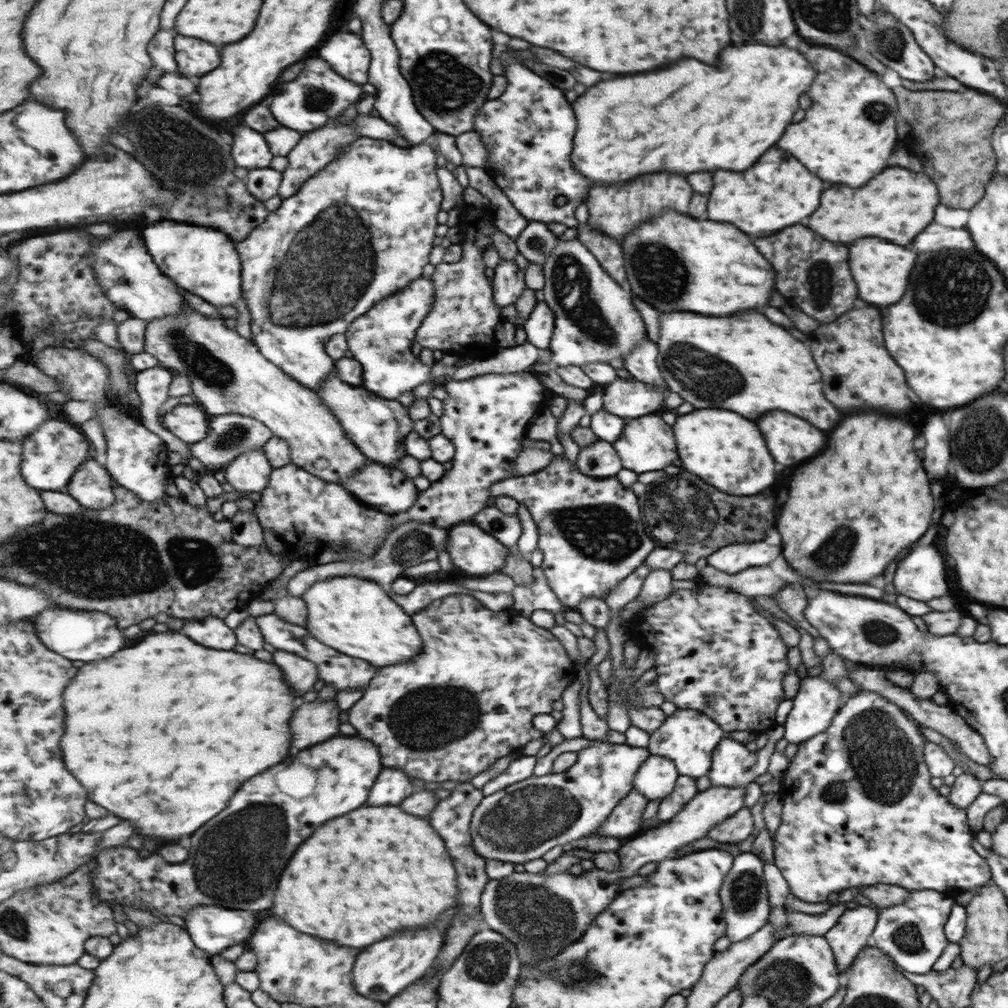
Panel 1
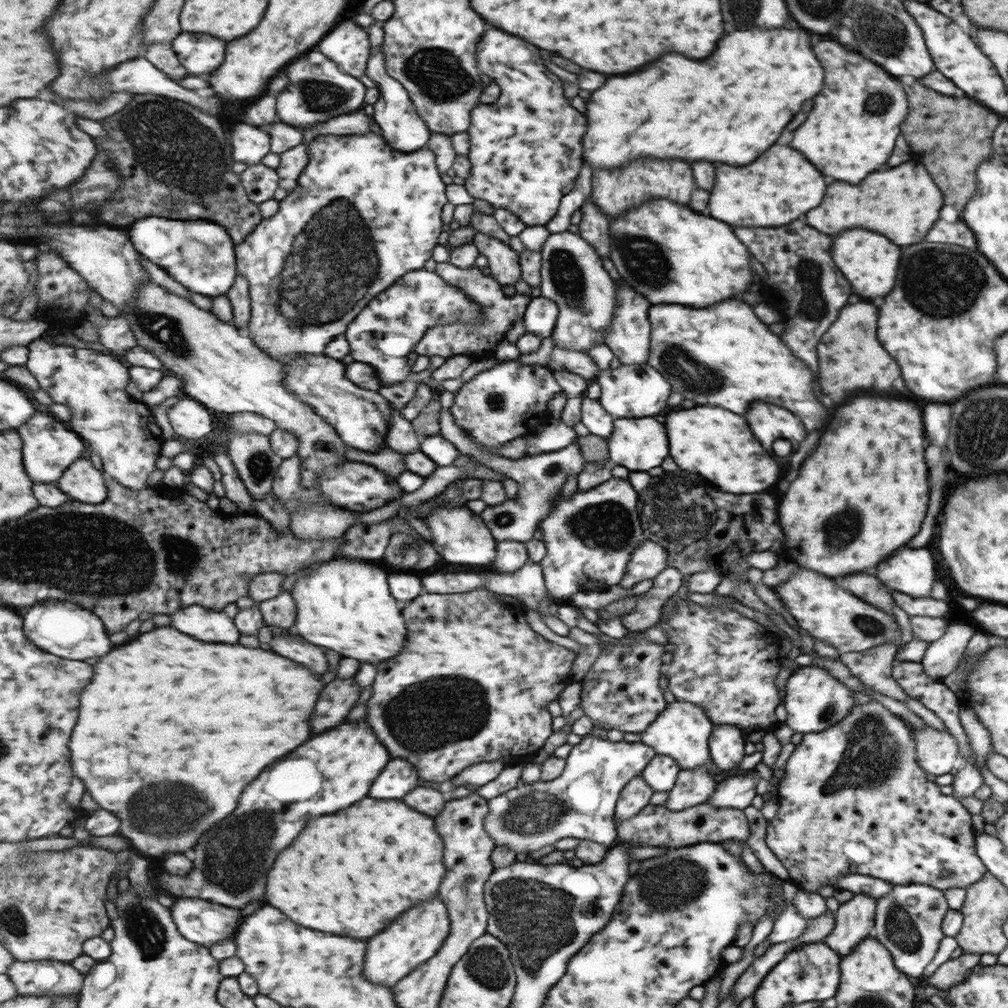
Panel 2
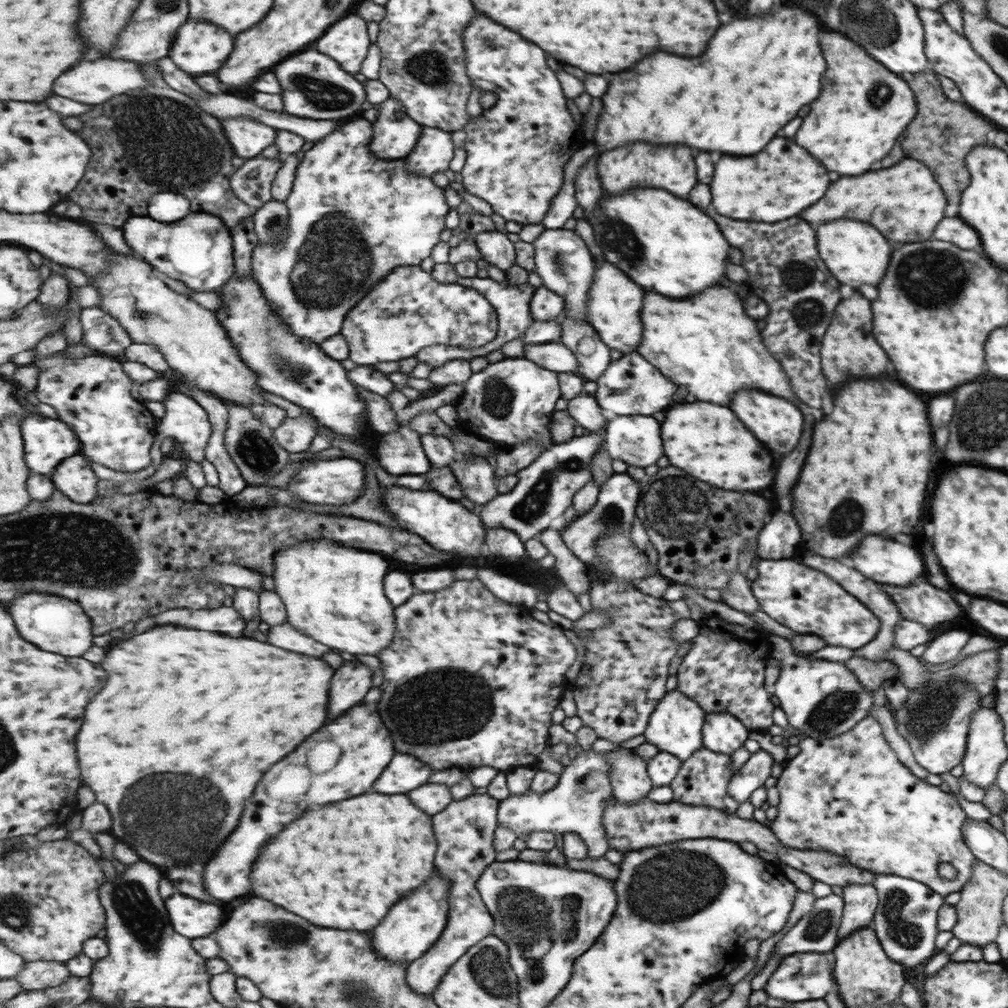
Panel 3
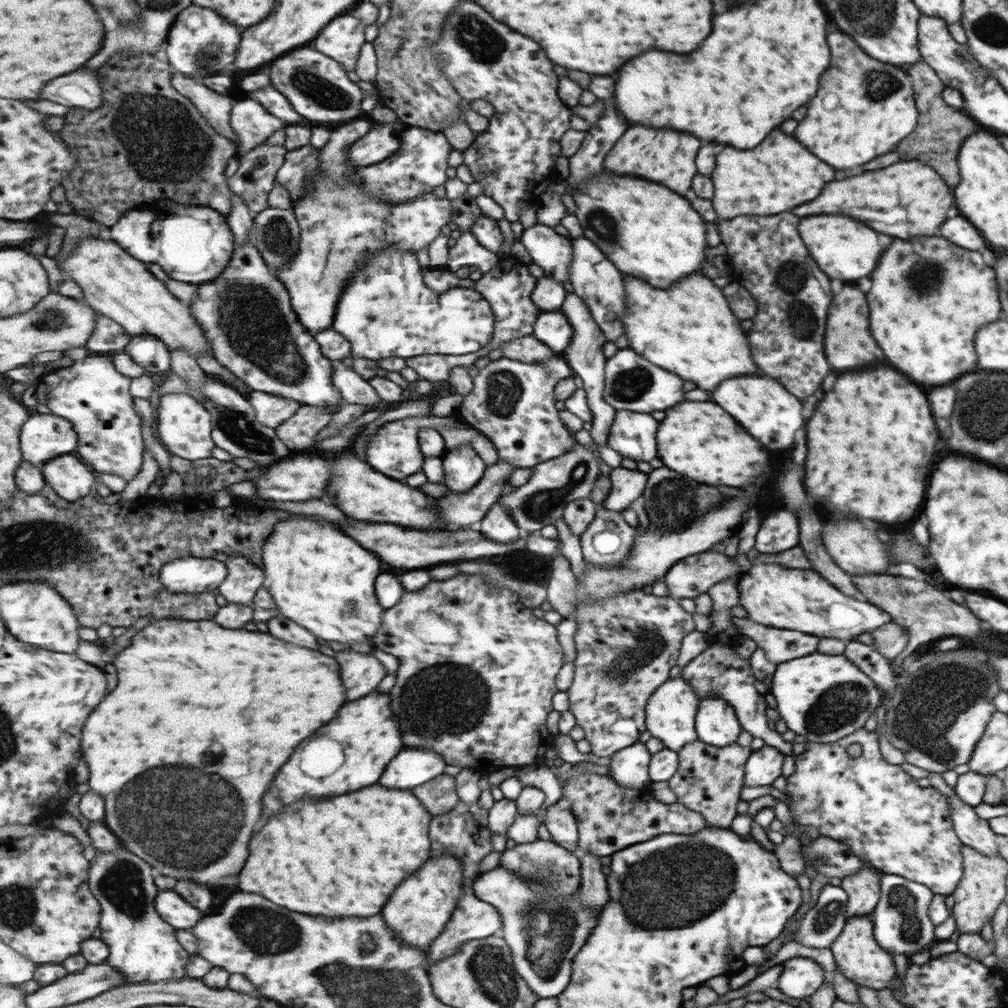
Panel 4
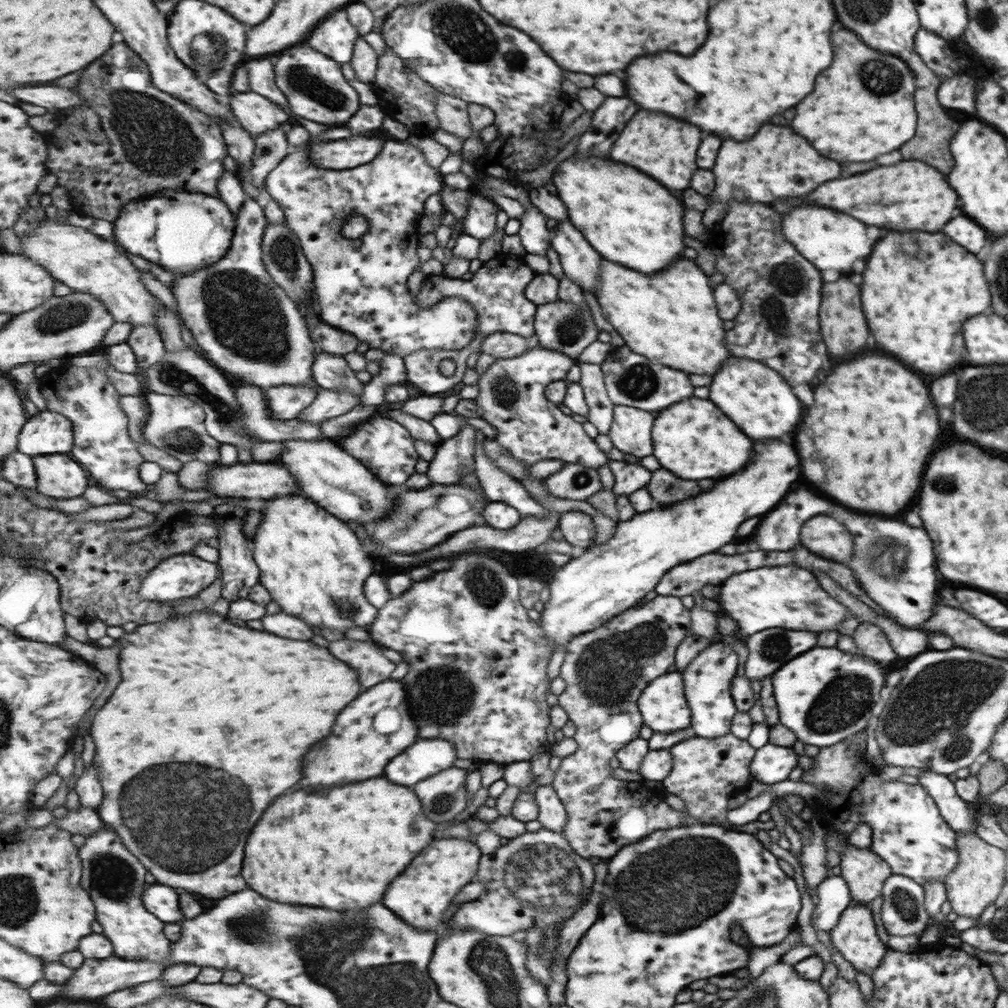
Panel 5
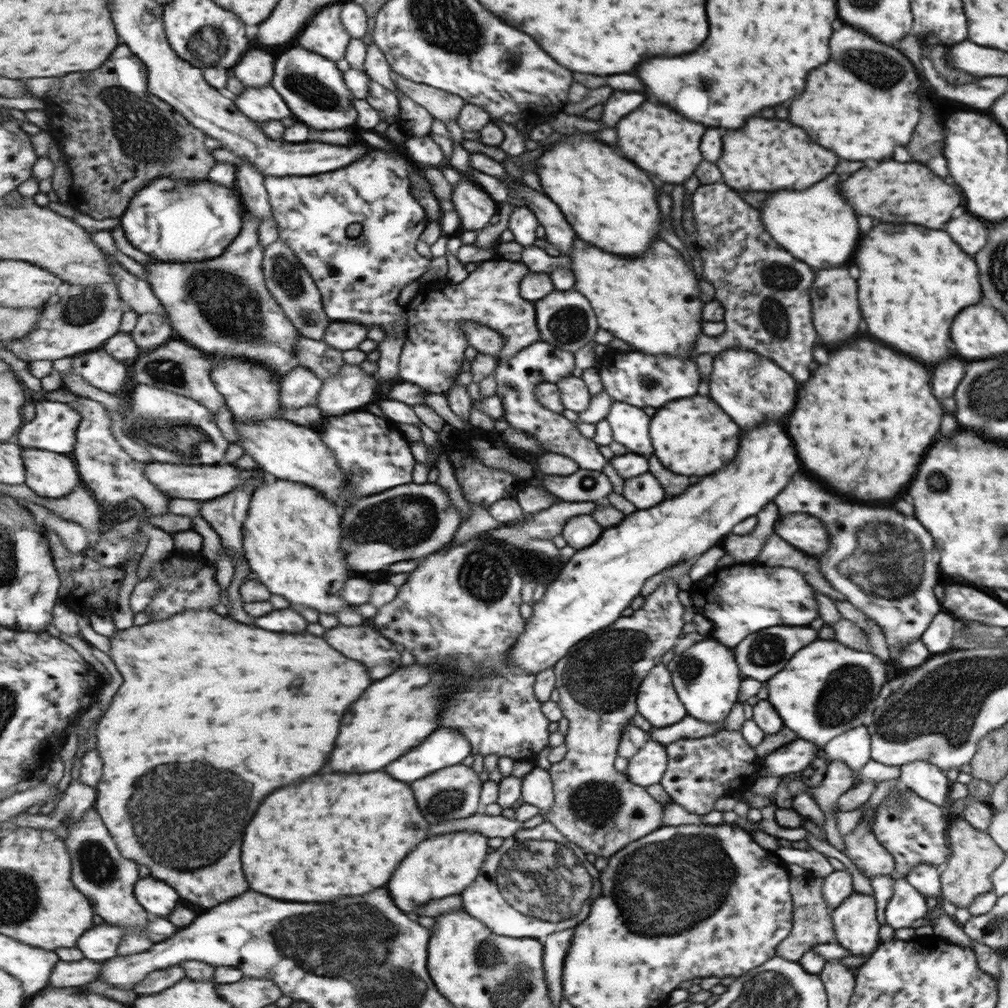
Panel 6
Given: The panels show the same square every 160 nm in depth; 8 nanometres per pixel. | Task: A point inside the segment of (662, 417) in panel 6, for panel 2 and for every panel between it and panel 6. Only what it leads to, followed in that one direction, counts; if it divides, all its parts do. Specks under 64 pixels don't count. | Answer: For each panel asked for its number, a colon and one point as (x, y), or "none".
2: (715, 443)
3: (705, 440)
4: (697, 439)
5: (693, 439)

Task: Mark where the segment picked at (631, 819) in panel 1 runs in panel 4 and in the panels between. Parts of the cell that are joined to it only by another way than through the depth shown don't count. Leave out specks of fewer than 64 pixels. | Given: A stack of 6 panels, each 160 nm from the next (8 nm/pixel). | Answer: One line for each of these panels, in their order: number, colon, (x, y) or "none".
2: (636, 793)
3: (630, 783)
4: (628, 767)

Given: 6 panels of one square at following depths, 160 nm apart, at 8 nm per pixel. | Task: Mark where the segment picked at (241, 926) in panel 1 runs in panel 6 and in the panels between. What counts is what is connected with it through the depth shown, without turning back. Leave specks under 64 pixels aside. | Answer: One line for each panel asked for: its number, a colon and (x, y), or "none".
2: (203, 922)
3: (192, 918)
4: (172, 908)
5: (163, 901)
6: (158, 898)

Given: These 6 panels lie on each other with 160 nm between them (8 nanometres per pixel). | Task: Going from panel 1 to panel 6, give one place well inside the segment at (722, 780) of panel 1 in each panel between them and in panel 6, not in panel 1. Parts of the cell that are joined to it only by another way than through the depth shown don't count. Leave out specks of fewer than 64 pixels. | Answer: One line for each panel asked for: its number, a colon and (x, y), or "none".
2: (725, 744)
3: (720, 732)
4: (714, 722)
5: (707, 679)
6: (704, 676)

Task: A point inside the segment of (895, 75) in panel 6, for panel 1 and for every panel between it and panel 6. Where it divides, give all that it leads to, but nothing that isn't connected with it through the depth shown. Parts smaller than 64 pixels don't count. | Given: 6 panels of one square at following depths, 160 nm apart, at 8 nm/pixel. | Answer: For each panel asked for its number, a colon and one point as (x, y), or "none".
1: (848, 132)
2: (849, 132)
3: (864, 107)
4: (864, 107)
5: (833, 118)

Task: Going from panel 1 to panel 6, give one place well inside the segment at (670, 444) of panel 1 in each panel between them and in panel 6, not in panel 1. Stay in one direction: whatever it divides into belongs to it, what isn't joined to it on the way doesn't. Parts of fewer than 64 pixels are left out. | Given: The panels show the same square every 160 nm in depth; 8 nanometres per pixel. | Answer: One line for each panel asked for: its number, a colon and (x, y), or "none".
2: (638, 444)
3: (634, 440)
4: (632, 435)
5: (629, 430)
6: (628, 424)

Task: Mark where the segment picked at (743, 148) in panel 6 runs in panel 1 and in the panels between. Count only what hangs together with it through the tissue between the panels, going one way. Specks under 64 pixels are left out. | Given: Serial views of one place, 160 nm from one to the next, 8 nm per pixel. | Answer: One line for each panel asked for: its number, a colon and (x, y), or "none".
1: (778, 192)
2: (779, 187)
3: (781, 181)
4: (779, 174)
5: (776, 163)

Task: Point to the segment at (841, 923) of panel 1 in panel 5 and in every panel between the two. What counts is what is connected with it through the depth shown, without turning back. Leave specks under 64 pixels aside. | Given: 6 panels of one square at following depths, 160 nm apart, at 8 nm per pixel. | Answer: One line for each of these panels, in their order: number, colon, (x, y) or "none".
2: (853, 918)
3: (859, 900)
4: (862, 889)
5: (864, 872)

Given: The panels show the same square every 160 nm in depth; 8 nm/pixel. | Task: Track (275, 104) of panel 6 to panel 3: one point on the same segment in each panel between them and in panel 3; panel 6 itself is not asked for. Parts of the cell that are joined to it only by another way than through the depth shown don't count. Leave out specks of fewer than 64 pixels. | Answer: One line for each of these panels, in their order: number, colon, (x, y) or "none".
3: (249, 137)
4: (253, 124)
5: (257, 114)

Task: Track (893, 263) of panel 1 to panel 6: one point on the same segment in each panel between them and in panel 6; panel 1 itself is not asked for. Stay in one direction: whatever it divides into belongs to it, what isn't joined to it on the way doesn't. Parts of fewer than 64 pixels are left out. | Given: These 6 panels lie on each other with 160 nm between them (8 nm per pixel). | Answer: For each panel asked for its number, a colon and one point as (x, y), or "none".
2: (869, 260)
3: (857, 253)
4: (845, 249)
5: (832, 241)
6: (817, 225)

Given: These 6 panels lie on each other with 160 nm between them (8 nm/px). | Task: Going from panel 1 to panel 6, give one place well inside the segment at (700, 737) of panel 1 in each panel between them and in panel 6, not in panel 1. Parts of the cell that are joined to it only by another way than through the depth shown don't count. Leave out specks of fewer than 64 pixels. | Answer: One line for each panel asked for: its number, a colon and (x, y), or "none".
2: (682, 733)
3: (675, 728)
4: (671, 711)
5: (665, 708)
6: (657, 702)

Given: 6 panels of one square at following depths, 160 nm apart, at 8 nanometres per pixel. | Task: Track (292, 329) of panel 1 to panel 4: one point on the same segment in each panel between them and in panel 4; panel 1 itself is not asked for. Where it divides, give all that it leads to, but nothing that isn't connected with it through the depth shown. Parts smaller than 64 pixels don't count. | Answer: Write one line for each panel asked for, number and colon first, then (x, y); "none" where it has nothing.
2: (363, 215)
3: (394, 217)
4: (339, 216)

